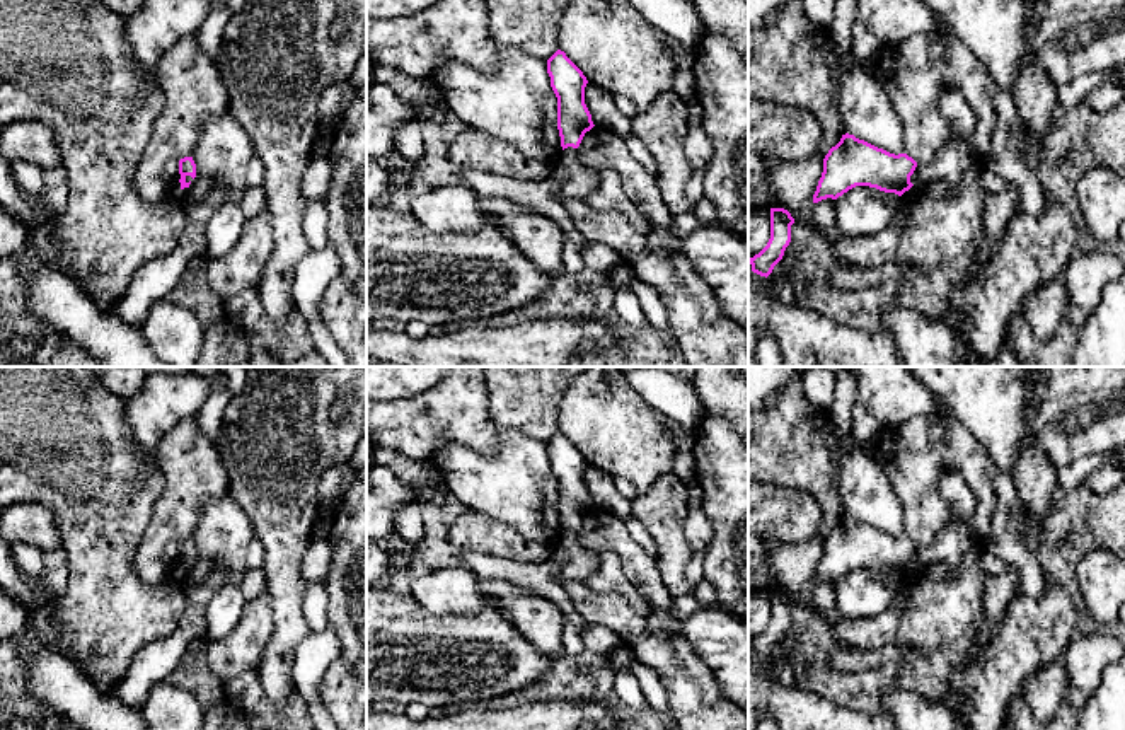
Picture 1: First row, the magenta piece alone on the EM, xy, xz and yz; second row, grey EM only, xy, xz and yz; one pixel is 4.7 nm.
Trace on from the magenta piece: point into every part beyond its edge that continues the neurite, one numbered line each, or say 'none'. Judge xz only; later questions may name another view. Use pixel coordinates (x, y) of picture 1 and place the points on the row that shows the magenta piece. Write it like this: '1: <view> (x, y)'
1: xz (576, 183)

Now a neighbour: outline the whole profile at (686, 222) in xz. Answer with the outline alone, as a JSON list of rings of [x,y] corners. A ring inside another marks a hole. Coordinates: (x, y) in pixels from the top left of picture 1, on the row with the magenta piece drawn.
[[[682,213],[675,217],[675,223],[672,229],[653,229],[648,235],[648,247],[649,249],[660,249],[663,247],[672,237],[685,237],[690,230],[697,229],[701,223],[695,218],[695,215]]]

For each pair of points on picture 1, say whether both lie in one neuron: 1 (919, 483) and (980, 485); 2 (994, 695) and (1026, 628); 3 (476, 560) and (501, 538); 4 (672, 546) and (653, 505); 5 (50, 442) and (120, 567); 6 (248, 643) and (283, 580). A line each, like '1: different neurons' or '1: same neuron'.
1: same neuron
2: same neuron
3: different neurons
4: same neuron
5: same neuron
6: different neurons

